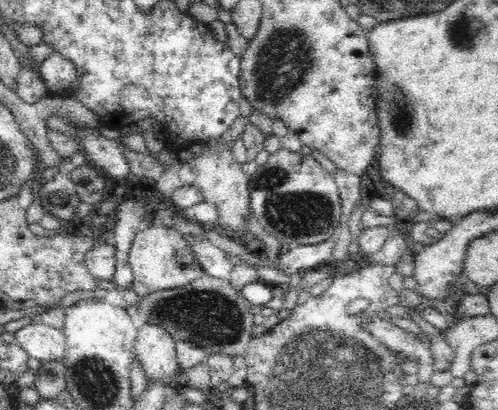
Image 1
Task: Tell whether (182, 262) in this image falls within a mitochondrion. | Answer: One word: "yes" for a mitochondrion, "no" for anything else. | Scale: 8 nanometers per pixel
yes

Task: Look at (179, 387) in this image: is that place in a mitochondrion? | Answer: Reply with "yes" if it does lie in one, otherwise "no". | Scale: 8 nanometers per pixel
no

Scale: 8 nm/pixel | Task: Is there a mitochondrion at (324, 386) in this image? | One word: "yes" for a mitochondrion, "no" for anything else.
yes

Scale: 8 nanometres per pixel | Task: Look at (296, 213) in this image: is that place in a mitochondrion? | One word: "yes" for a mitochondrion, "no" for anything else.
yes

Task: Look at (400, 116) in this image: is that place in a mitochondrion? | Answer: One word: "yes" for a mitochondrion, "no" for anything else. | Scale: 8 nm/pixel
yes

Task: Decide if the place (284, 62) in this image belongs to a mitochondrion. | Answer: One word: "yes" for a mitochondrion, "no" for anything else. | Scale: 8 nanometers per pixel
yes

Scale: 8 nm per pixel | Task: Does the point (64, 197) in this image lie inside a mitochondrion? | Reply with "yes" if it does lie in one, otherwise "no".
yes

